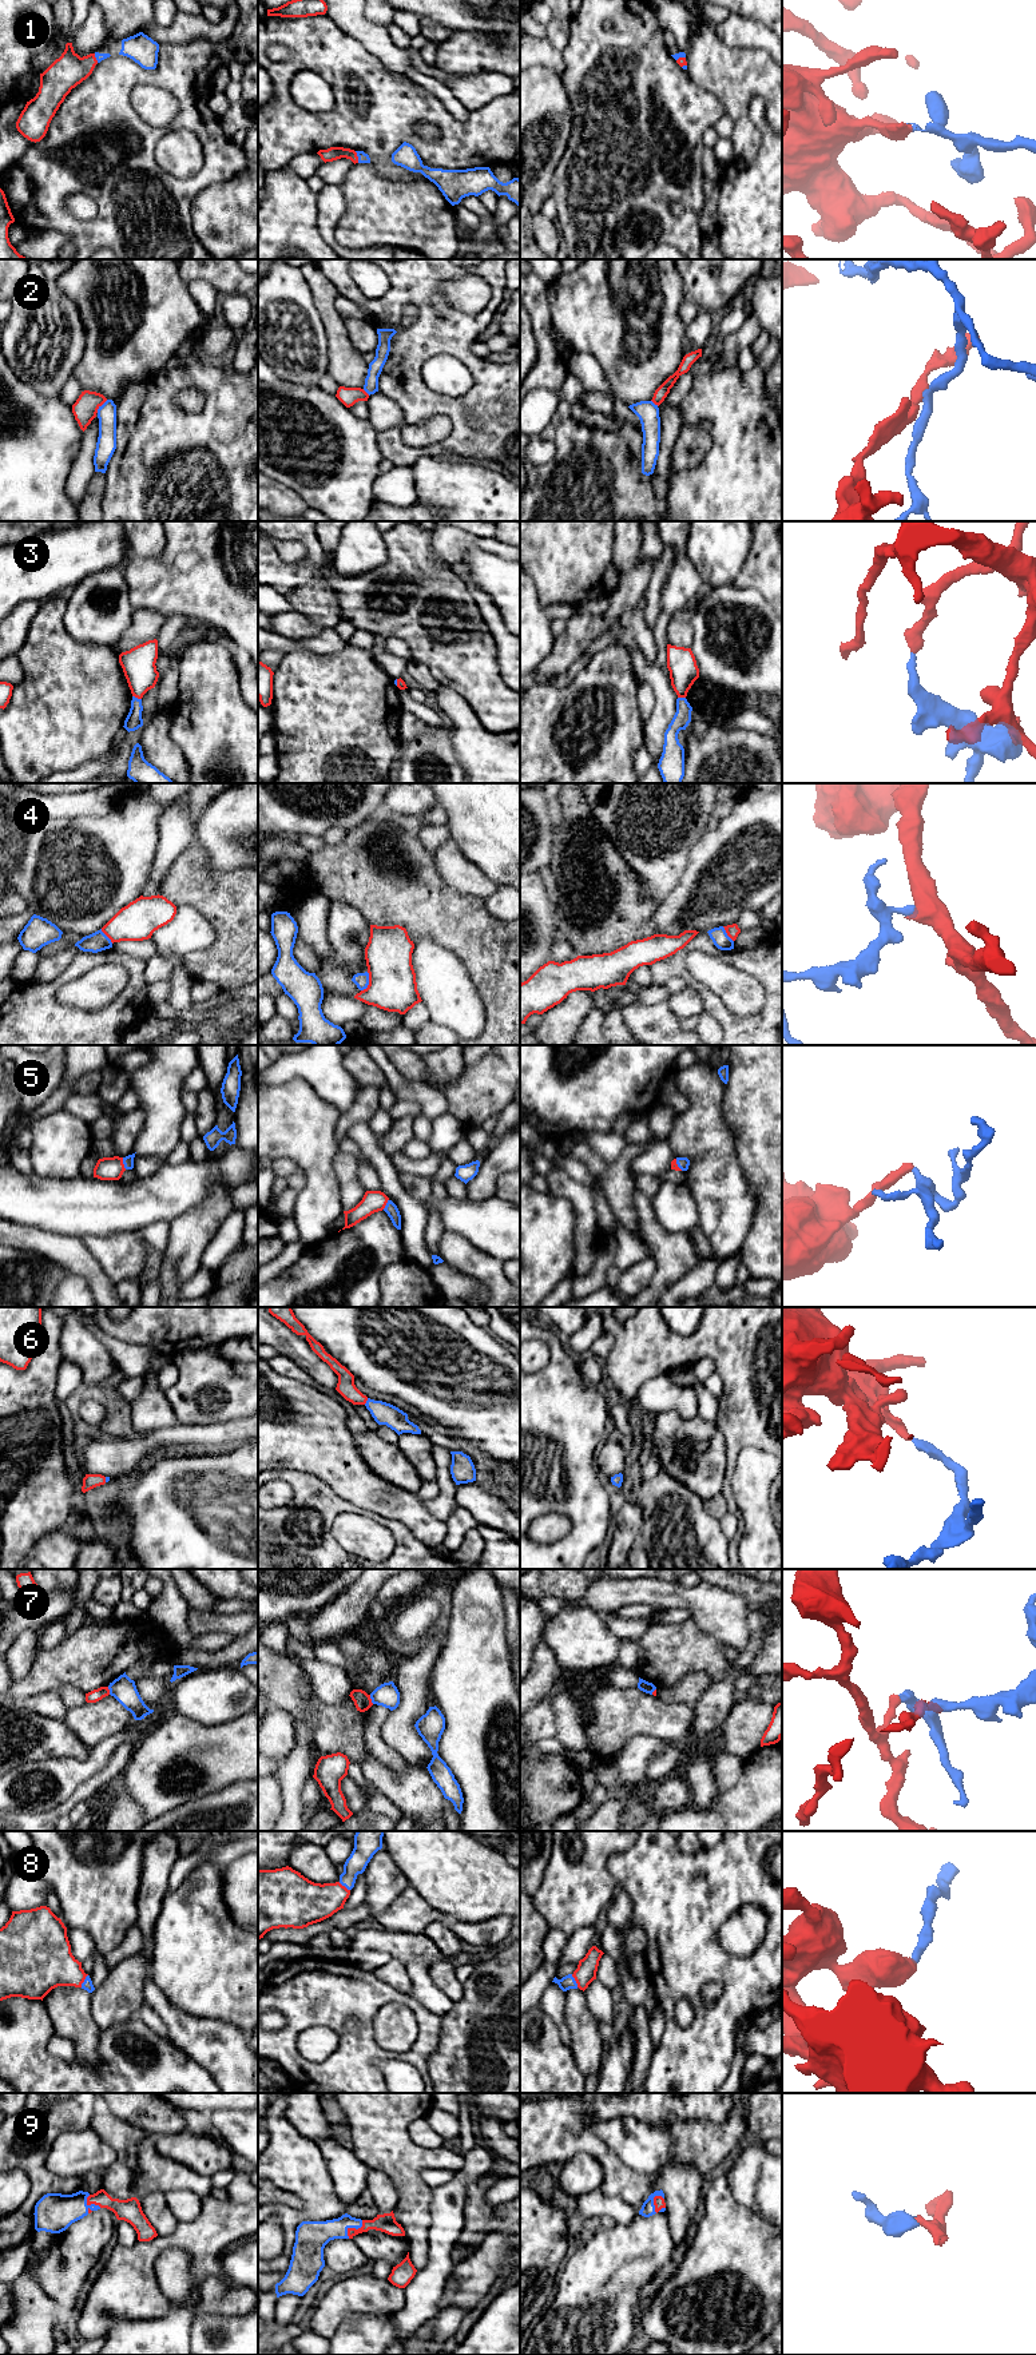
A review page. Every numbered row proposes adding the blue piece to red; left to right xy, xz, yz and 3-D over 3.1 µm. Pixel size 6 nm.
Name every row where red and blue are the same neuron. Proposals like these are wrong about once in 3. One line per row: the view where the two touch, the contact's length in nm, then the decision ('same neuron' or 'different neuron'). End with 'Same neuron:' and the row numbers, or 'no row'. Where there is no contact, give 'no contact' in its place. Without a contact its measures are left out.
1: meets red in xz; contact 80 nm long; same neuron
2: meets red in xy; contact 100 nm long; different neuron
3: meets red in xy; contact 60 nm long; same neuron
4: meets red in xz; contact 130 nm long; different neuron
5: meets red in xy; contact 80 nm long; same neuron
6: meets red in xz; contact 50 nm long; same neuron
7: meets red in xz; contact 60 nm long; different neuron
8: meets red in yz; contact 90 nm long; same neuron
9: meets red in yz; contact 120 nm long; same neuron
Same neuron: 1, 3, 5, 6, 8, 9

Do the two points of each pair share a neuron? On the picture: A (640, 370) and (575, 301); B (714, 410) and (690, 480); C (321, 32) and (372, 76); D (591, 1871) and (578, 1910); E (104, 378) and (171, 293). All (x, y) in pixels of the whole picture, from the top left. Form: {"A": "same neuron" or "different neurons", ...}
{"A": "same neuron", "B": "same neuron", "C": "same neuron", "D": "same neuron", "E": "same neuron"}

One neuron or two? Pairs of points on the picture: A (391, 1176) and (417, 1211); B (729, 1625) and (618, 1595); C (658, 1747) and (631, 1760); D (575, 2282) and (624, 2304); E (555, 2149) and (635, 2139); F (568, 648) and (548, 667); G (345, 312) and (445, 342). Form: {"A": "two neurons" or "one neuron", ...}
{"A": "one neuron", "B": "one neuron", "C": "one neuron", "D": "one neuron", "E": "two neurons", "F": "one neuron", "G": "two neurons"}

